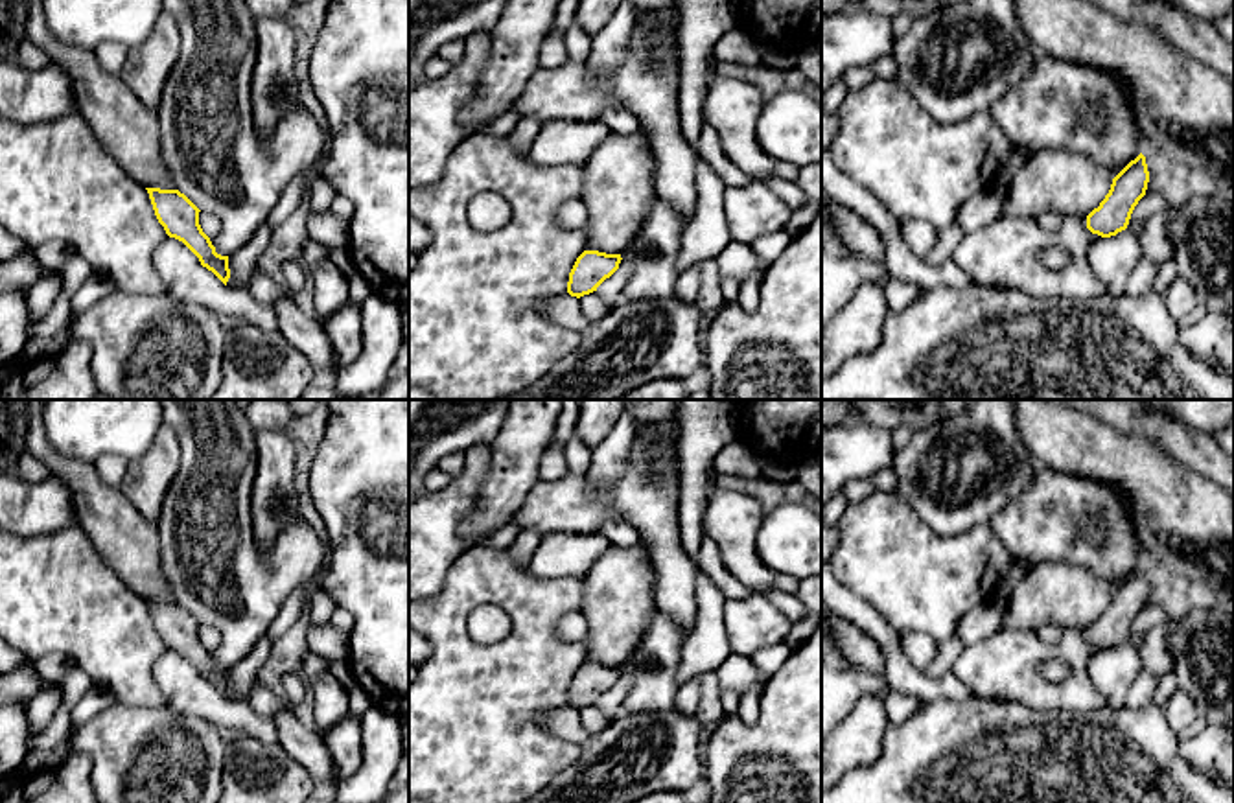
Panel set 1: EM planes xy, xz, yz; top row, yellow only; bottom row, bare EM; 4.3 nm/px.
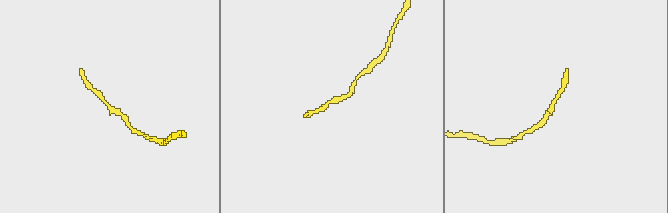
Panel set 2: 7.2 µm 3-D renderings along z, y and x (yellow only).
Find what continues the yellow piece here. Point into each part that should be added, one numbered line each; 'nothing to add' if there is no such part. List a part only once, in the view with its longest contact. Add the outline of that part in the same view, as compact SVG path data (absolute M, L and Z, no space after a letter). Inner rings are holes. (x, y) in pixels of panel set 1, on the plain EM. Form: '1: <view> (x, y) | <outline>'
1: yz (1059, 593) | M1066 562L1039 564L1009 593L1002 628L1035 634L1042 624L1088 628L1111 597L1111 586L1088 569Z

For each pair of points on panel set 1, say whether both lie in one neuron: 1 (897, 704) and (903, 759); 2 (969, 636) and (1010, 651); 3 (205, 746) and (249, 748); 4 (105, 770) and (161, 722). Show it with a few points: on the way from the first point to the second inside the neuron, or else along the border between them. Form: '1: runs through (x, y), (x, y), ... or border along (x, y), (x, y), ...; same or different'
1: border along (921, 704), (907, 719), (890, 726); different
2: border along (1002, 628), (966, 647); different
3: border along (225, 756), (220, 783); different
4: runs through (118, 765), (148, 735); same

